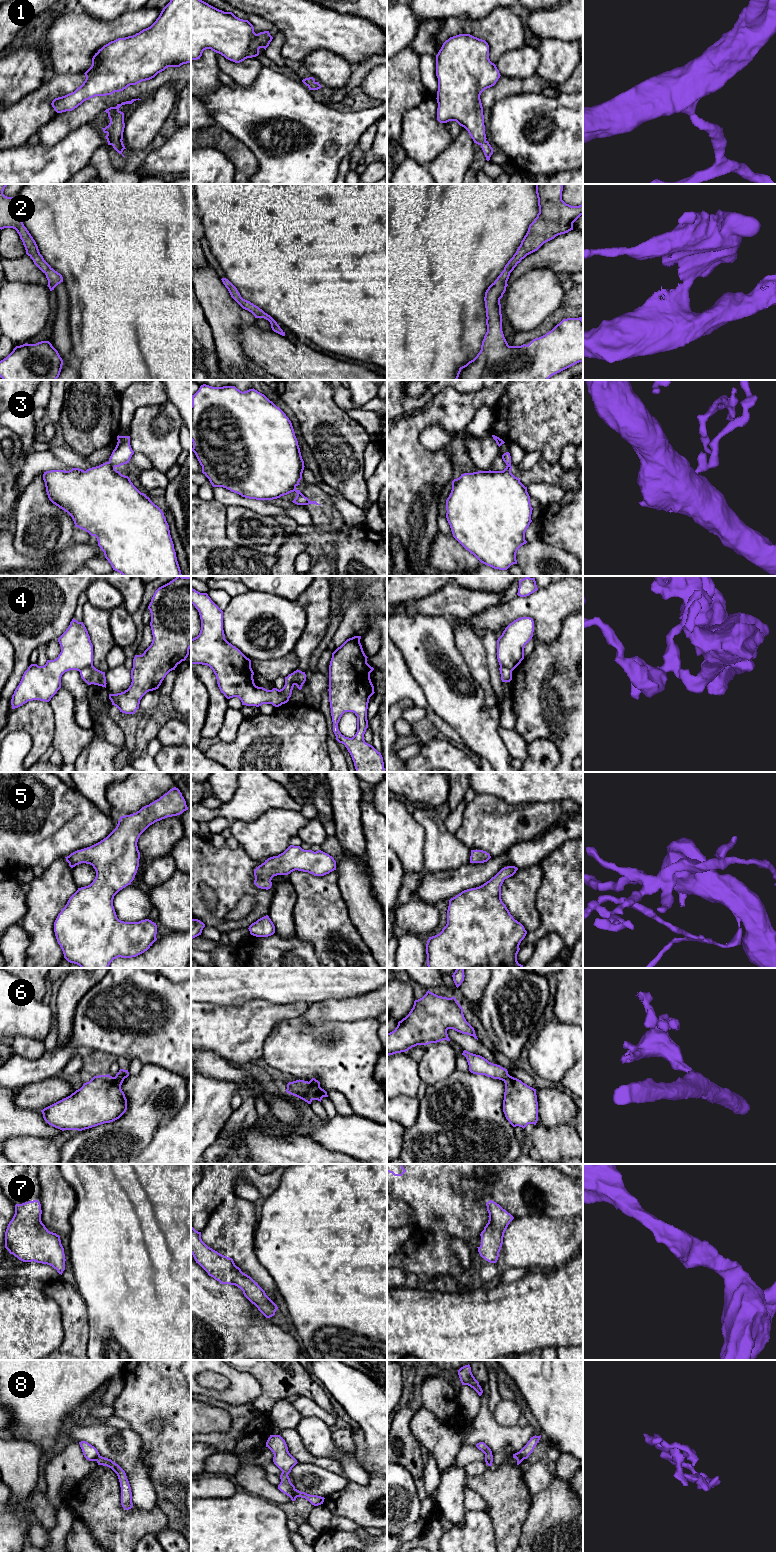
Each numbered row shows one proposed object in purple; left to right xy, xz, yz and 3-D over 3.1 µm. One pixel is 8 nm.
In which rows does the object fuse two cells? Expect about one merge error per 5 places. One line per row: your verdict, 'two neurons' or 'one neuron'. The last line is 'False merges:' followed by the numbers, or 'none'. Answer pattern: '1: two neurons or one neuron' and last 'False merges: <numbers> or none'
1: one neuron
2: one neuron
3: one neuron
4: two neurons
5: one neuron
6: two neurons
7: one neuron
8: two neurons
False merges: 4, 6, 8

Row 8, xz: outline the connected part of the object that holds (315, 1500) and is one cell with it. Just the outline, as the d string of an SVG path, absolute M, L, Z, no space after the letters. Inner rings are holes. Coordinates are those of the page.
M297 1489L294 1490L294 1494L297 1497L305 1498L314 1506L318 1506L318 1505L323 1504L324 1499L325 1499L324 1497L317 1496L317 1495L310 1495L310 1494L305 1493L305 1492L301 1492Z

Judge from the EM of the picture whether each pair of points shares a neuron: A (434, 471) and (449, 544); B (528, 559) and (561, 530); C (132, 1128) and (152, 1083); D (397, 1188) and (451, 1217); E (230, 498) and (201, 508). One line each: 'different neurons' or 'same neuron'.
A: different neurons
B: different neurons
C: same neuron
D: same neuron
E: different neurons

